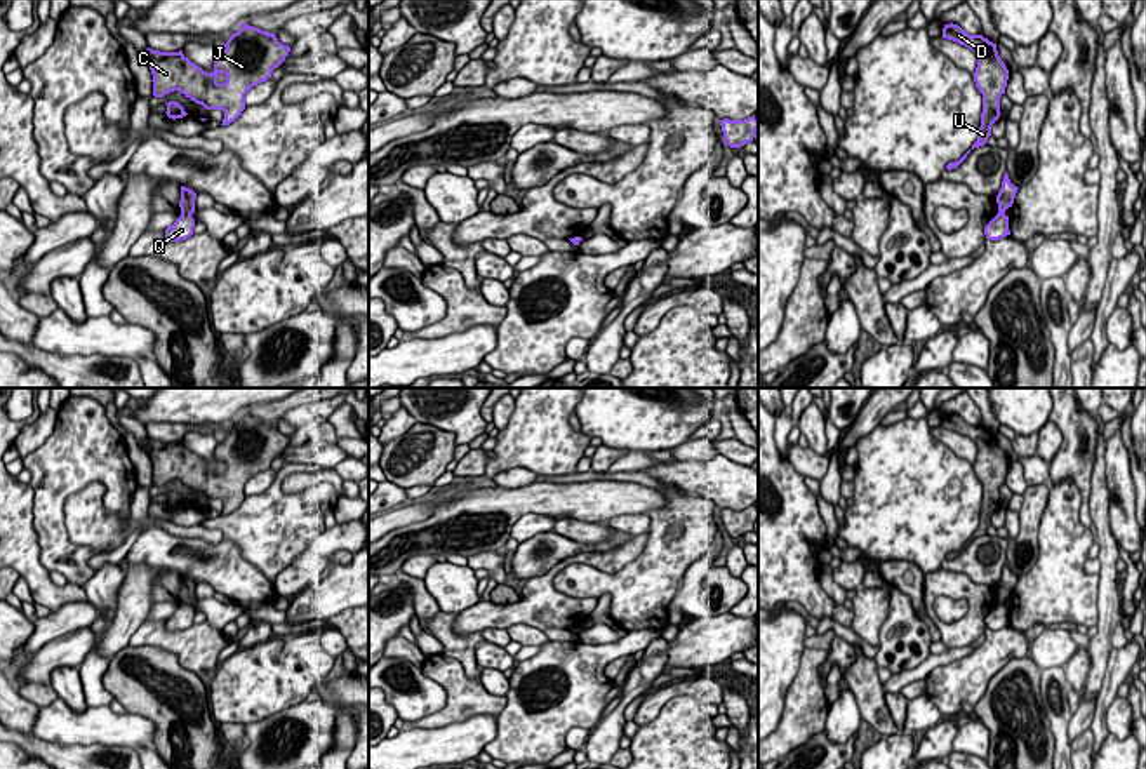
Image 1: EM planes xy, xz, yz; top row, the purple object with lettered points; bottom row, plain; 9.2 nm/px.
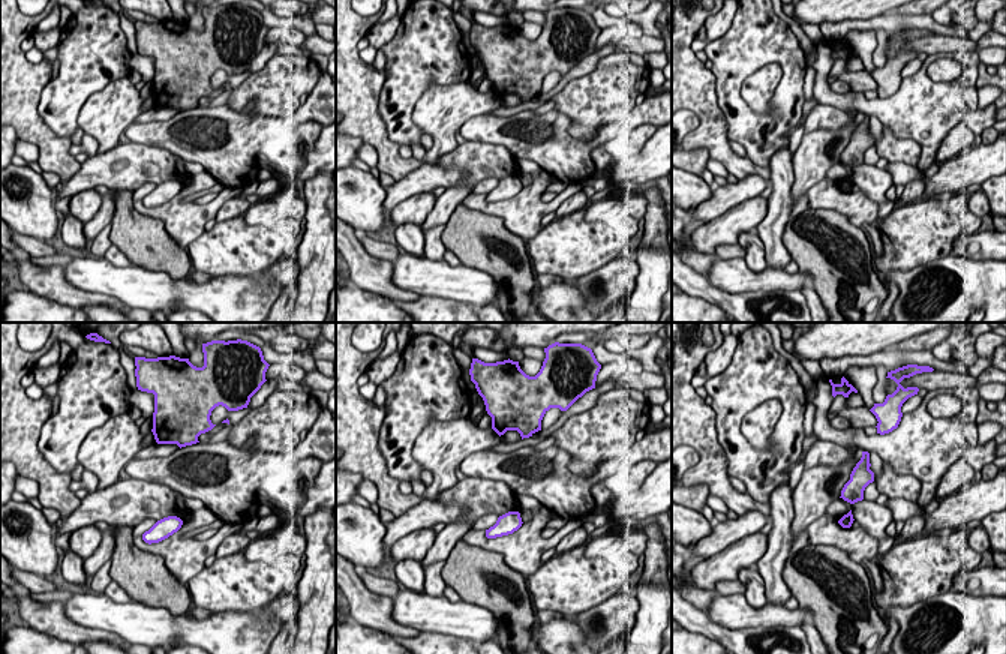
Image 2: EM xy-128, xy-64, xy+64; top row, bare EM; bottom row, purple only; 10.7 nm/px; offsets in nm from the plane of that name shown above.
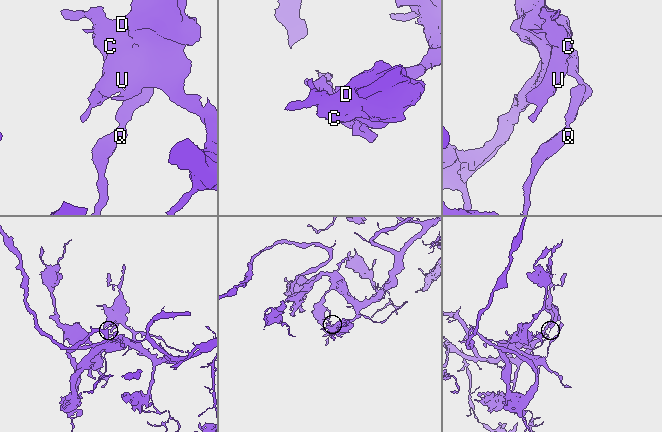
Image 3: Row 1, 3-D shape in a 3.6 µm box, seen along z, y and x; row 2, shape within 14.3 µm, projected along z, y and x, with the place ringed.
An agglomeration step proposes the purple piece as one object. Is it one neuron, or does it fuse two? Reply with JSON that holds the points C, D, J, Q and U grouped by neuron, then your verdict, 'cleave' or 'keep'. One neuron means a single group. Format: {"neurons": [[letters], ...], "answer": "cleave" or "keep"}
{"neurons": [["C", "D", "J", "U"], ["Q"]], "answer": "cleave"}

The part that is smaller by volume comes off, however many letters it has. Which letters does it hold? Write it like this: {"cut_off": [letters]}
{"cut_off": ["Q"]}

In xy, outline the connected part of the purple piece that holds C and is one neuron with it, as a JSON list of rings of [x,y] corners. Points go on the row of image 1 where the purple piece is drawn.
[[[240,24],[224,43],[226,49],[216,56],[212,73],[191,63],[183,50],[160,52],[148,47],[137,54],[151,70],[153,96],[179,90],[205,110],[223,110],[221,125],[235,122],[245,110],[245,94],[271,78],[290,52],[275,33]]]

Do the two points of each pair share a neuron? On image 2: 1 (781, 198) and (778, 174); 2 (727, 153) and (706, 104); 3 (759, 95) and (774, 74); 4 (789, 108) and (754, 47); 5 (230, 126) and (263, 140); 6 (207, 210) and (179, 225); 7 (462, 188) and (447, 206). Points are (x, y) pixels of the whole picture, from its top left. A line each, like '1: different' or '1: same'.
1: same
2: same
3: same
4: same
5: same
6: same
7: same

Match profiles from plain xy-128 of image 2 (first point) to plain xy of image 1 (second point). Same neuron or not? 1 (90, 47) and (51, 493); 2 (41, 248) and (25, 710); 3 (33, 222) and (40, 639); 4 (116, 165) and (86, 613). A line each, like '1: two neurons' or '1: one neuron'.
1: one neuron
2: two neurons
3: two neurons
4: one neuron

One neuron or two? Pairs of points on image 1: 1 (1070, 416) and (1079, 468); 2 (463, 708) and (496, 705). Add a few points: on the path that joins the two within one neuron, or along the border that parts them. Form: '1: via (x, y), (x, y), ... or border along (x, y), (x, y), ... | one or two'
1: via (1075, 428), (1075, 456) | one
2: via (472, 705), (487, 705) | one

